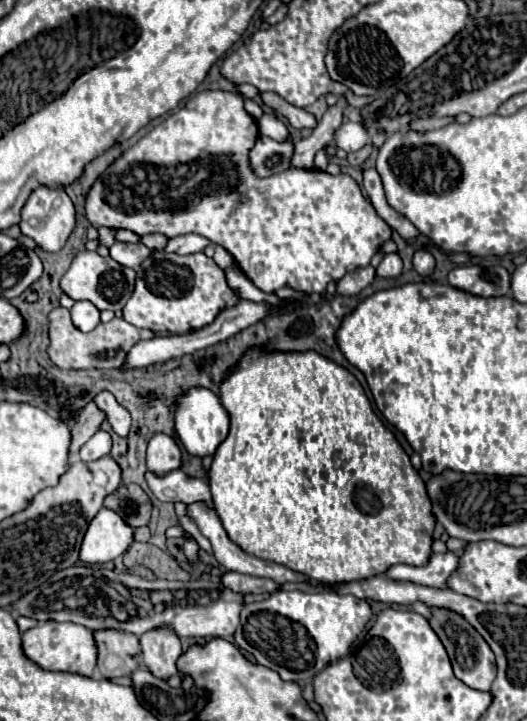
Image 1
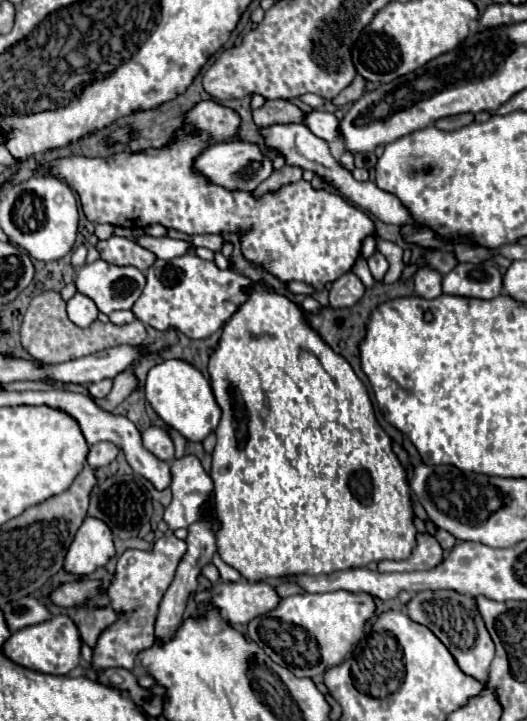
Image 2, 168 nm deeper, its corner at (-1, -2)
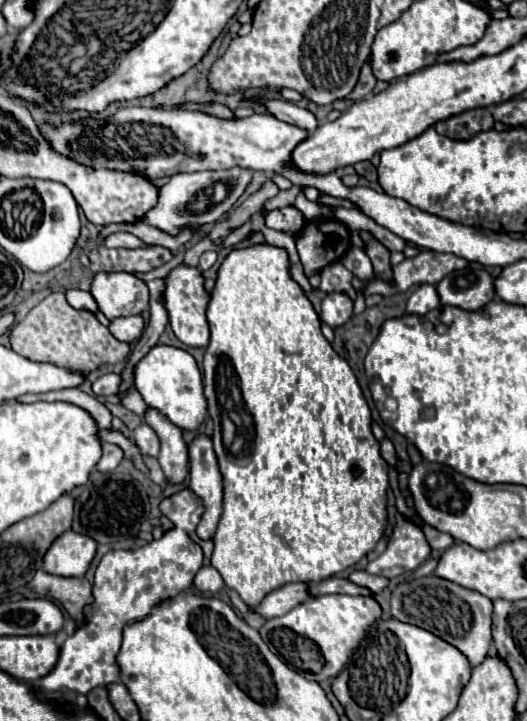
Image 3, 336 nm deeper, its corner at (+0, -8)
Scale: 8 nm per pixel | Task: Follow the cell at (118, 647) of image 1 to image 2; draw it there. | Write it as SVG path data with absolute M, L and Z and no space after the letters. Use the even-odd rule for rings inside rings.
M80 607L80 611L76 611L74 623L80 629L80 637L88 647L96 647L96 639L112 625L116 623L116 611L112 611L112 607Z

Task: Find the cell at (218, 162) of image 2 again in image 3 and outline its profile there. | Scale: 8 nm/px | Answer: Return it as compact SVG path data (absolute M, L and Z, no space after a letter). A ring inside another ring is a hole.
M227 169L227 171L199 171L199 173L179 173L173 175L165 185L159 187L159 197L155 203L155 209L149 209L143 215L143 223L161 229L167 235L179 235L181 231L197 225L215 223L221 215L225 215L233 203L241 197L245 187L251 181L251 173L247 169ZM217 185L223 187L225 197L219 199L215 195Z

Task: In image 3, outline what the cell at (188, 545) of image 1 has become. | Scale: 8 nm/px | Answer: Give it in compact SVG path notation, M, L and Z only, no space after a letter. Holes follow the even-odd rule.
M197 435L189 443L189 459L191 459L189 487L203 499L205 505L205 515L197 527L197 535L201 539L211 539L221 517L223 501L223 475L217 465L213 441L207 435Z

